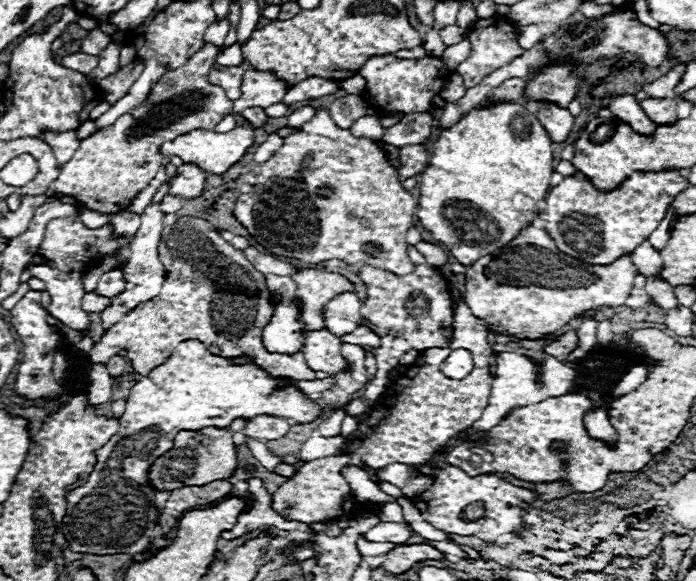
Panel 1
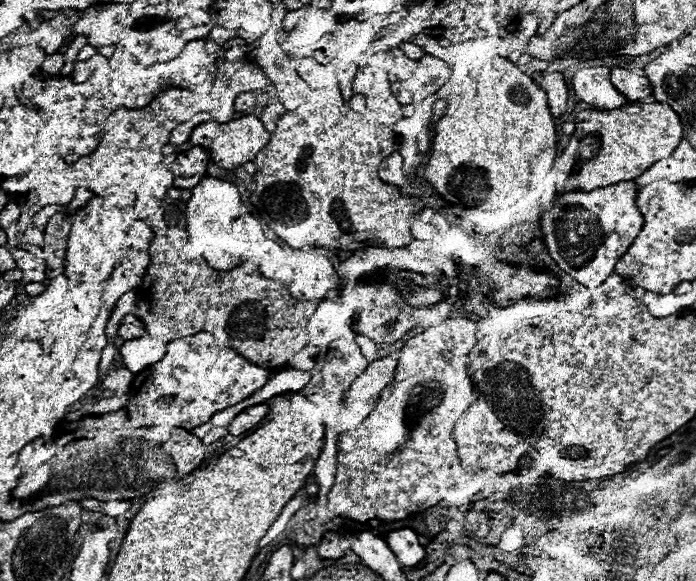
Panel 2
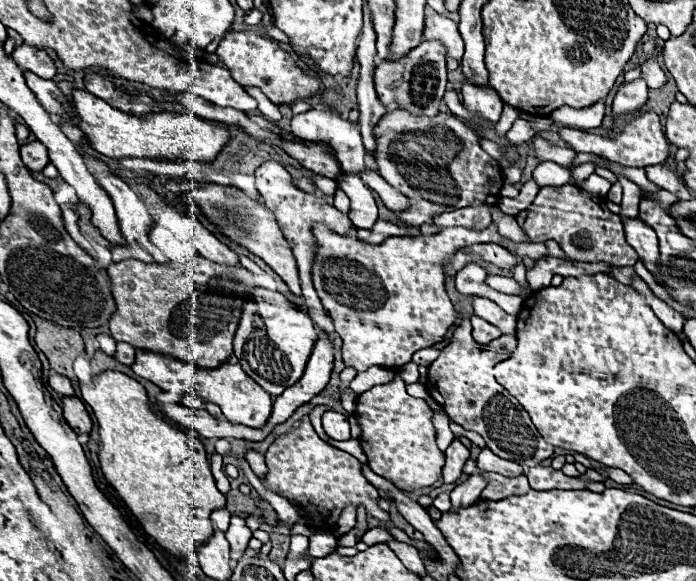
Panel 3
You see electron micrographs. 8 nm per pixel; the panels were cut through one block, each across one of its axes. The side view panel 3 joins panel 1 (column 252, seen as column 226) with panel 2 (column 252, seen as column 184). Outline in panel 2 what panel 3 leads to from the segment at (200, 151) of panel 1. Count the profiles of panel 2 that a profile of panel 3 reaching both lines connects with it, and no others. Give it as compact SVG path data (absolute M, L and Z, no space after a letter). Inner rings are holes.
M246 114L240 118L230 120L228 124L218 124L218 122L202 122L198 124L192 134L190 134L190 142L196 146L204 146L212 160L222 166L222 168L236 168L242 166L246 162L250 162L260 150L266 148L266 144L270 142L270 132L266 132L266 128L262 126L262 122L258 120L258 116L254 114Z

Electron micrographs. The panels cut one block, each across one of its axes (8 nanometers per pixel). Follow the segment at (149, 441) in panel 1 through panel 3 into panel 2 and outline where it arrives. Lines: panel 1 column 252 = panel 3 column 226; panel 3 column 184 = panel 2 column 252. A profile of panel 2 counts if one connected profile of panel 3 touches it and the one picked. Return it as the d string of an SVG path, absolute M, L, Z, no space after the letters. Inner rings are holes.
M208 332L174 340L166 346L166 356L160 362L134 374L126 406L130 426L166 426L192 432L192 428L206 422L214 412L250 398L268 382L270 374L268 368L252 364L234 348L218 346Z

